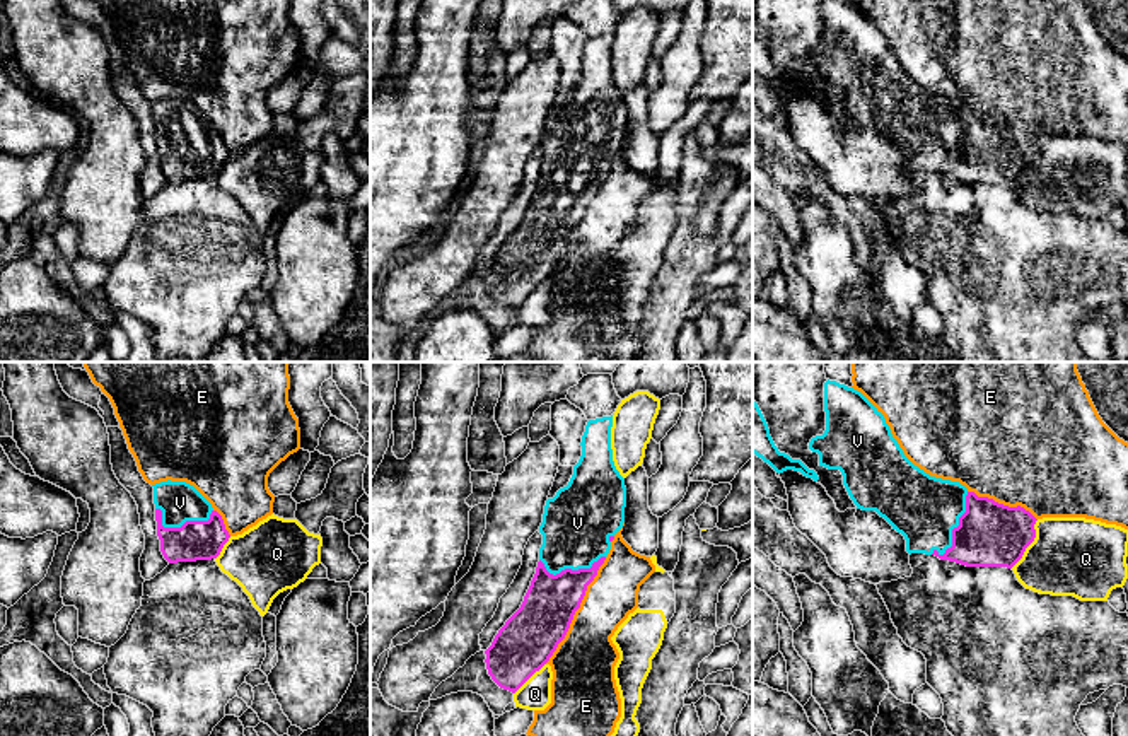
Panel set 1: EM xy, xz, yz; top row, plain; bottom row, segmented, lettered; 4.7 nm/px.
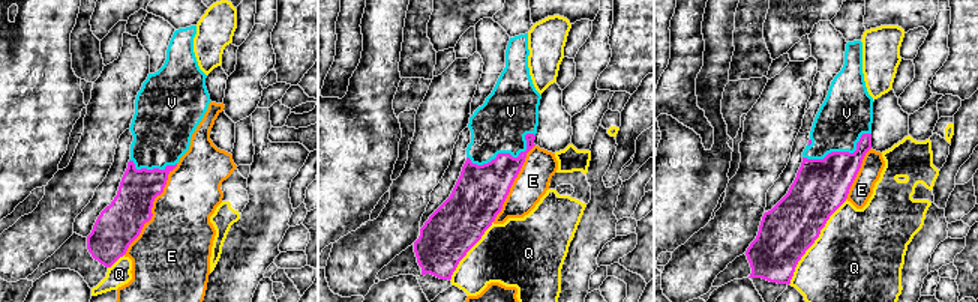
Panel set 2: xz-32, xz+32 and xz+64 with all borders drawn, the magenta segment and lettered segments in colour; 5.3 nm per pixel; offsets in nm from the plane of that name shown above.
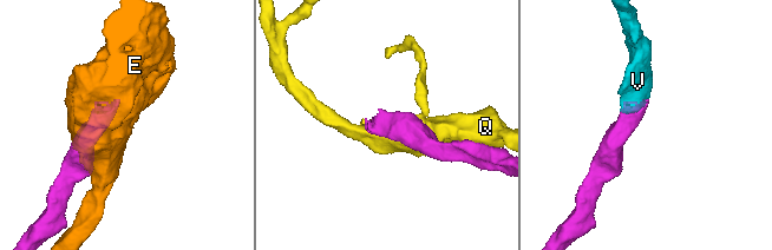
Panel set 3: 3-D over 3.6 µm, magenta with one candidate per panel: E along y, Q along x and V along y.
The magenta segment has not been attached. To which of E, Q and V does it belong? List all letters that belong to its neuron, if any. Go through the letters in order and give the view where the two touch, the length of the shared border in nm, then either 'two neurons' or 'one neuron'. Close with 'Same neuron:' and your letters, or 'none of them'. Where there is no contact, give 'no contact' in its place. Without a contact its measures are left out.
E: xz | 600 nm | two neurons
Q: yz | 260 nm | two neurons
V: yz | 340 nm | one neuron
Same neuron: V

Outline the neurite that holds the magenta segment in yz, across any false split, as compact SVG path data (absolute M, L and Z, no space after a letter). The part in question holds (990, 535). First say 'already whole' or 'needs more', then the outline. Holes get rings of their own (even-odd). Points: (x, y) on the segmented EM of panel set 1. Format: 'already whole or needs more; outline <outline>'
needs more; outline M824 383L826 430L809 442L819 466L840 470L843 485L862 511L875 511L906 540L906 552L935 555L966 567L1012 569L1036 538L1036 517L1024 507L1009 507L978 497L959 482L930 476L915 466L893 437L884 415L857 389Z

